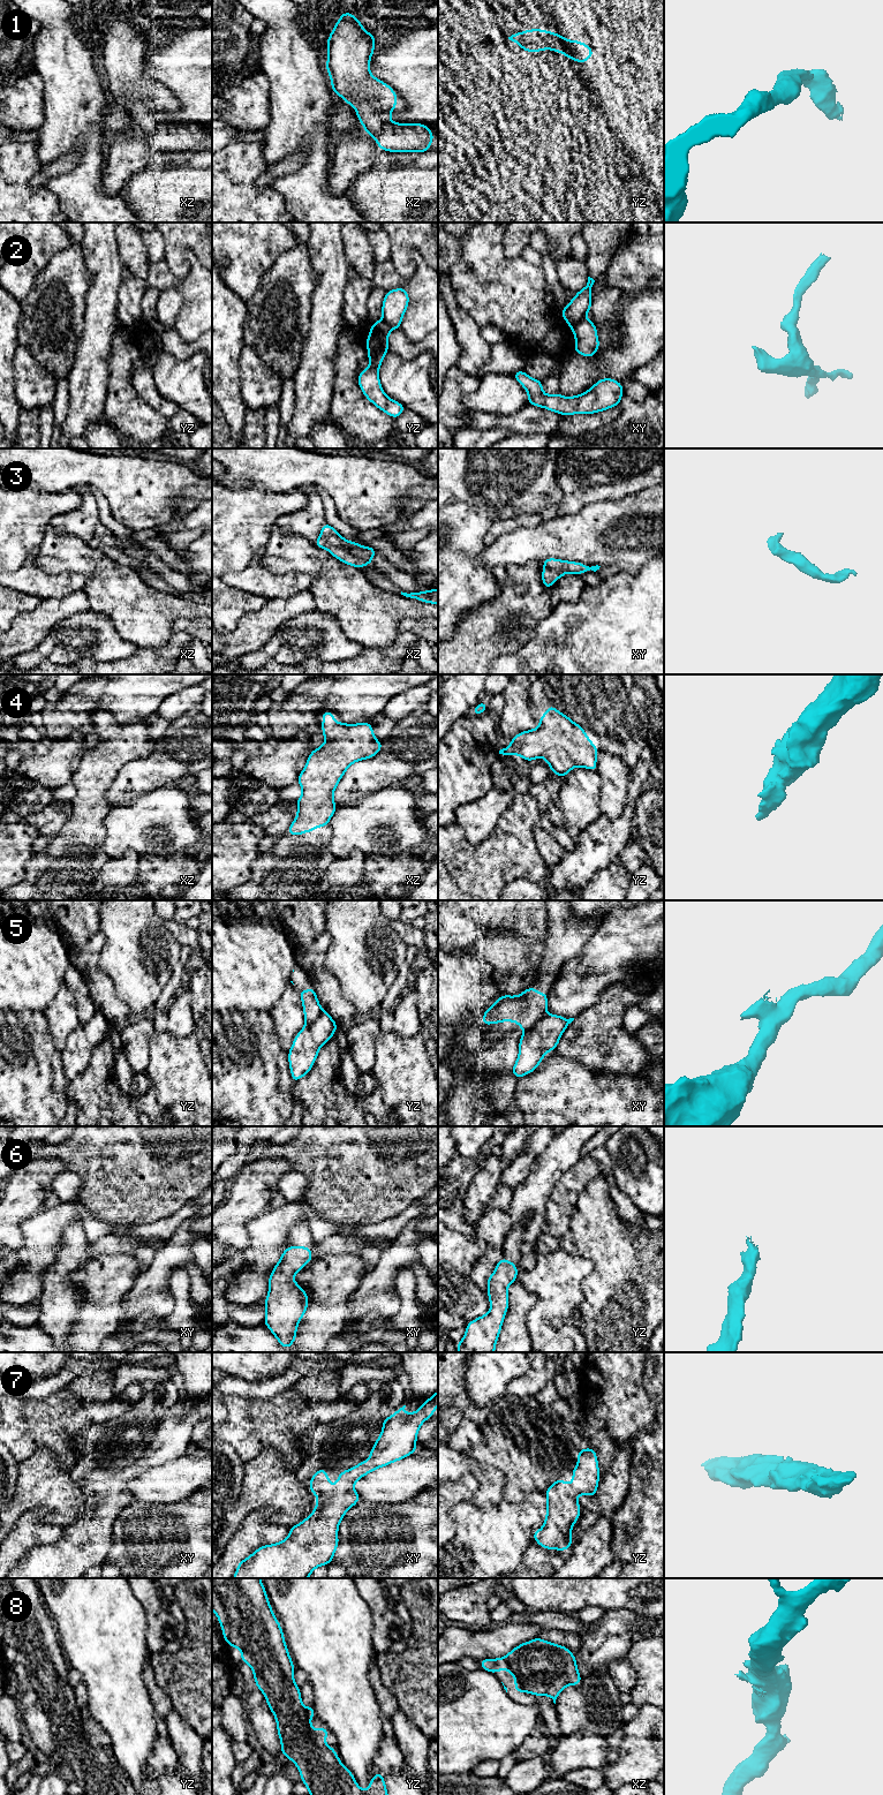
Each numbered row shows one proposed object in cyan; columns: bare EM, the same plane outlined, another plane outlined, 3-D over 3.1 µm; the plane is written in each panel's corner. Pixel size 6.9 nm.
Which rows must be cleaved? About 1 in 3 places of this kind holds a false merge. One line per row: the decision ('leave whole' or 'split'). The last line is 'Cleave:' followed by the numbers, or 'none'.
1: leave whole
2: split
3: leave whole
4: leave whole
5: split
6: leave whole
7: leave whole
8: split
Cleave: 2, 5, 8

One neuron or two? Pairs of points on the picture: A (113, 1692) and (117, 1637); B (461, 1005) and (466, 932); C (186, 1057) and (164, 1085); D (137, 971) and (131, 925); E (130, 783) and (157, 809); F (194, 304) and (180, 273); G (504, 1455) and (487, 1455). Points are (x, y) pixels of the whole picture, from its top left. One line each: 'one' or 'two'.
A: one
B: two
C: one
D: one
E: two
F: two
G: one

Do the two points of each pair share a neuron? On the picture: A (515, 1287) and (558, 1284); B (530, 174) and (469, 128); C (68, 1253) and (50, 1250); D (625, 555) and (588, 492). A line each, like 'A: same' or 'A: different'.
A: different
B: same
C: different
D: different

